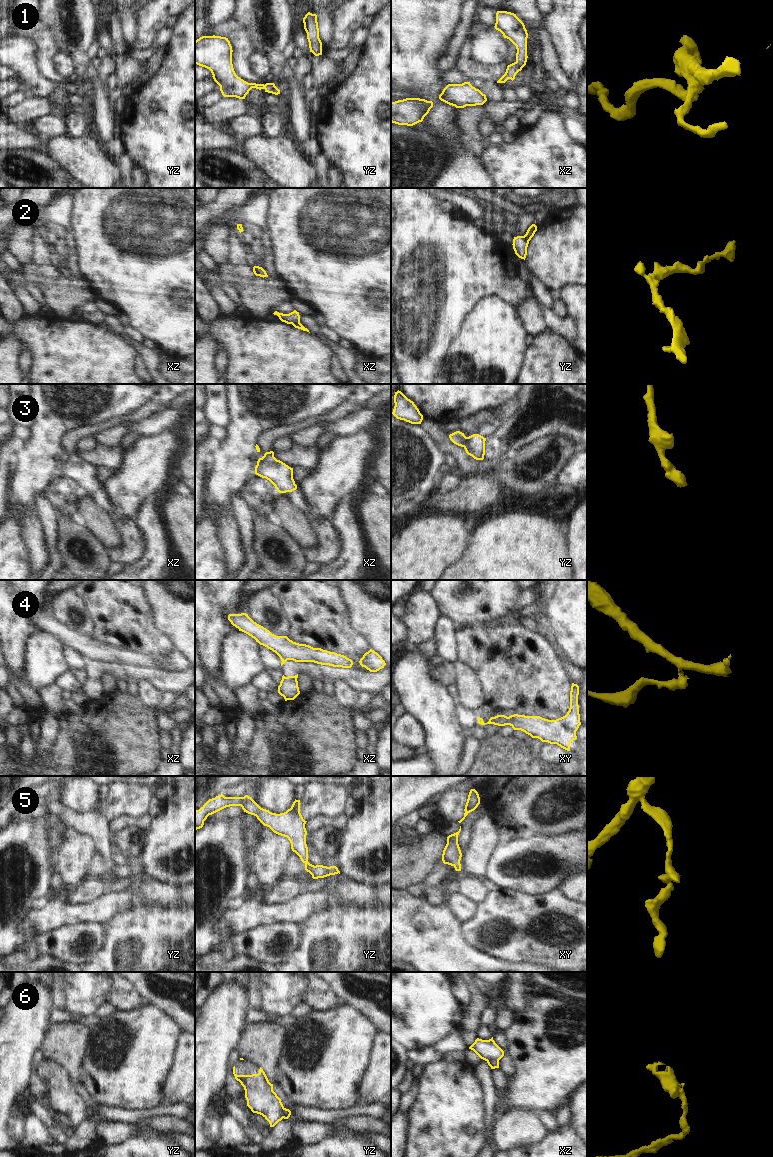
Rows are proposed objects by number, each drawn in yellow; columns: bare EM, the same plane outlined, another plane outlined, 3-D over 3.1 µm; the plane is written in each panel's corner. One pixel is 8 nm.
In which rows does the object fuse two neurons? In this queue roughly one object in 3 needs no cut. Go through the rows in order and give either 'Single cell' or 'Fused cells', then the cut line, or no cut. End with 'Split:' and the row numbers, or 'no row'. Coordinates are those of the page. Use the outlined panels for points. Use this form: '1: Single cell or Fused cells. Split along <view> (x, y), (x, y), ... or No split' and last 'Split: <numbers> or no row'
1: Single cell. No split
2: Fused cells. Split along xz (299, 321), (292, 324)
3: Single cell. No split
4: Fused cells. Split along xy (480, 718), (483, 724)
5: Single cell. No split
6: Fused cells. Split along xz (498, 1060), (487, 1061)
Split: 2, 4, 6.

